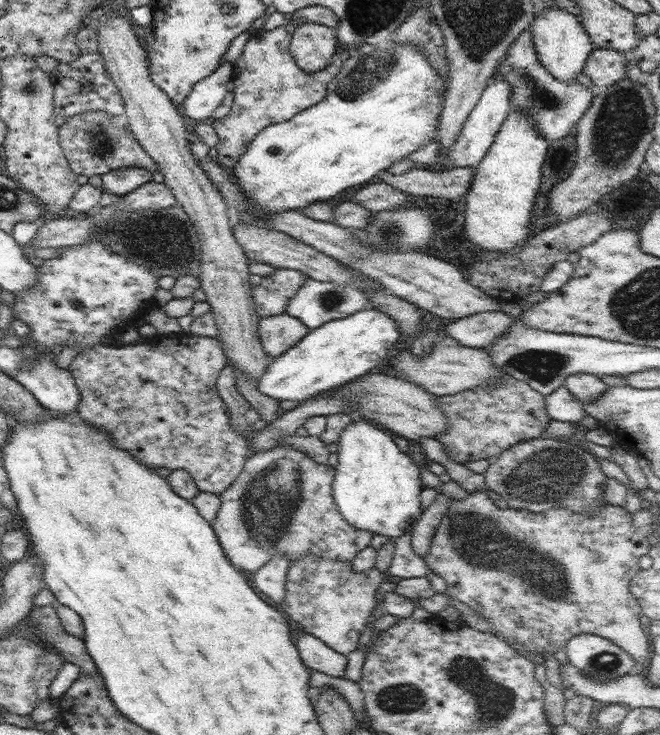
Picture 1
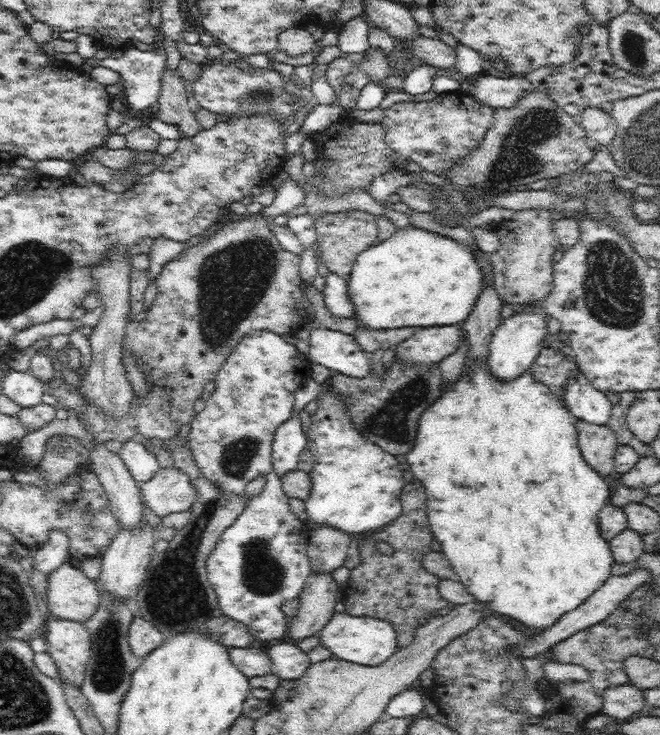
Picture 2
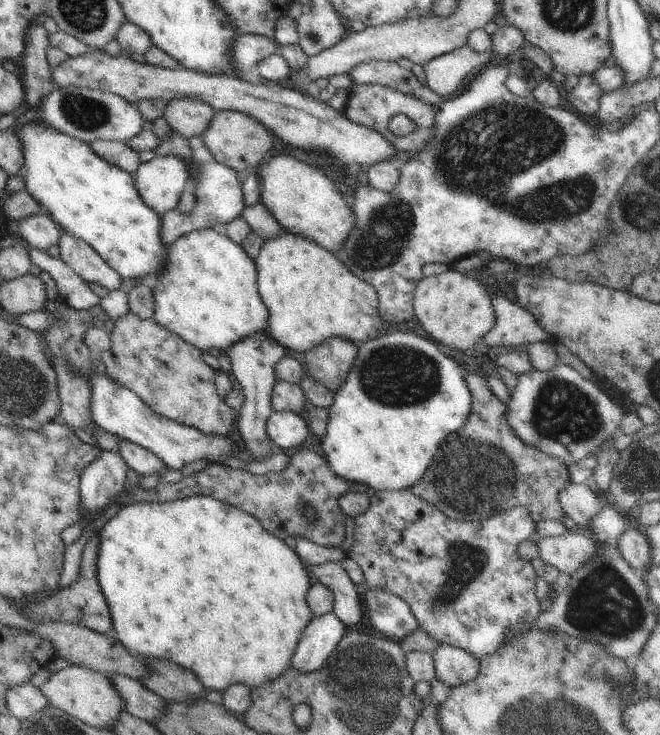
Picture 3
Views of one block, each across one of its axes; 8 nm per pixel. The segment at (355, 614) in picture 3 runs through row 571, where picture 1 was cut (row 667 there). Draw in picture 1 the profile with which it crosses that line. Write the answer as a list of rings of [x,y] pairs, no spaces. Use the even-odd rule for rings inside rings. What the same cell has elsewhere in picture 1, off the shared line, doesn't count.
[[[300,632],[300,638],[296,640],[296,649],[302,658],[302,662],[310,669],[324,672],[330,676],[344,678],[346,676],[347,657],[336,652],[322,643],[318,638]]]

